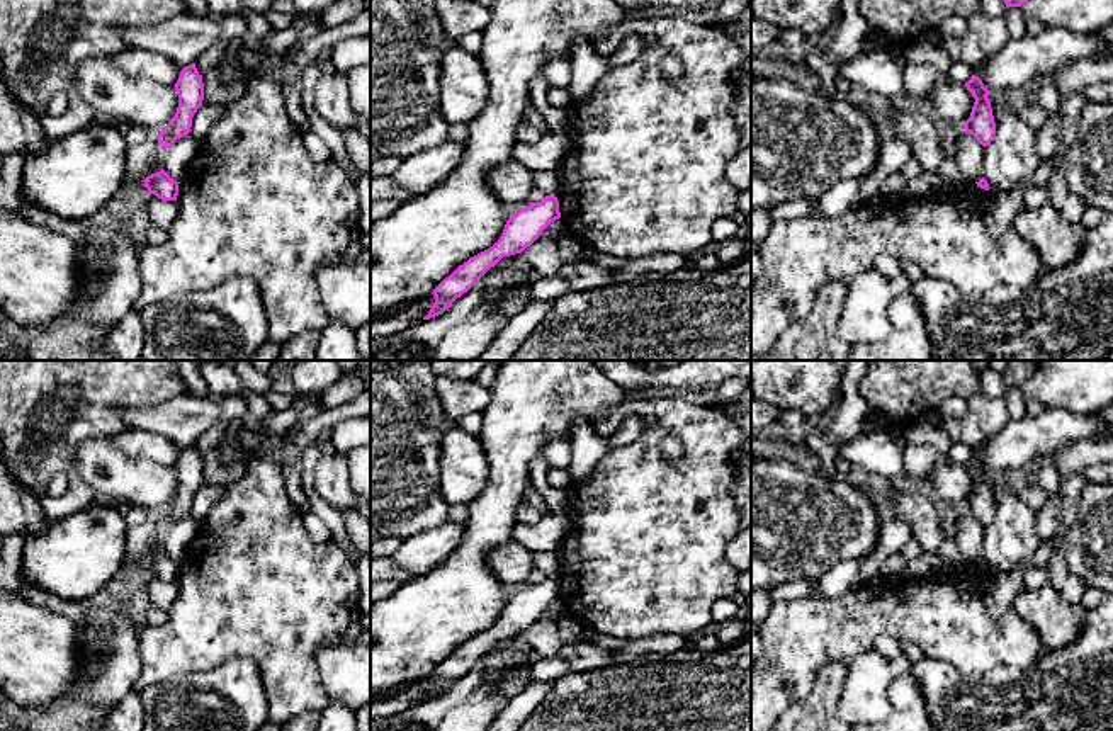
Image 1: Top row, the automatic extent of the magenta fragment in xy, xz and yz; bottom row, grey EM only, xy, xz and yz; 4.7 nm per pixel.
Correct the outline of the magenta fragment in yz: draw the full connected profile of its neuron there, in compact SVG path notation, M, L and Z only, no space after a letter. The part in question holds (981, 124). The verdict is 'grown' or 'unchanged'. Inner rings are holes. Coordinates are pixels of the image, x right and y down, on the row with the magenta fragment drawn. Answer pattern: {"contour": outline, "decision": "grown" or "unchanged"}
{"contour": "M975 75L965 83L967 90L975 99L970 117L965 121L963 129L970 133L984 148L991 144L996 134L996 122L992 107L987 99L989 90Z", "decision": "unchanged"}

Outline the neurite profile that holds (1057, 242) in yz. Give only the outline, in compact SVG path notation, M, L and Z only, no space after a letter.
M1048 201L1038 209L1023 209L1016 214L1013 228L1040 255L1042 265L1037 279L1076 260L1088 231L1082 223L1069 223Z

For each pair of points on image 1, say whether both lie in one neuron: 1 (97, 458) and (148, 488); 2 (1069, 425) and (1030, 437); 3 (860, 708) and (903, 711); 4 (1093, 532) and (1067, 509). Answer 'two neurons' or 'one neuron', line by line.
1: one neuron
2: one neuron
3: two neurons
4: two neurons

